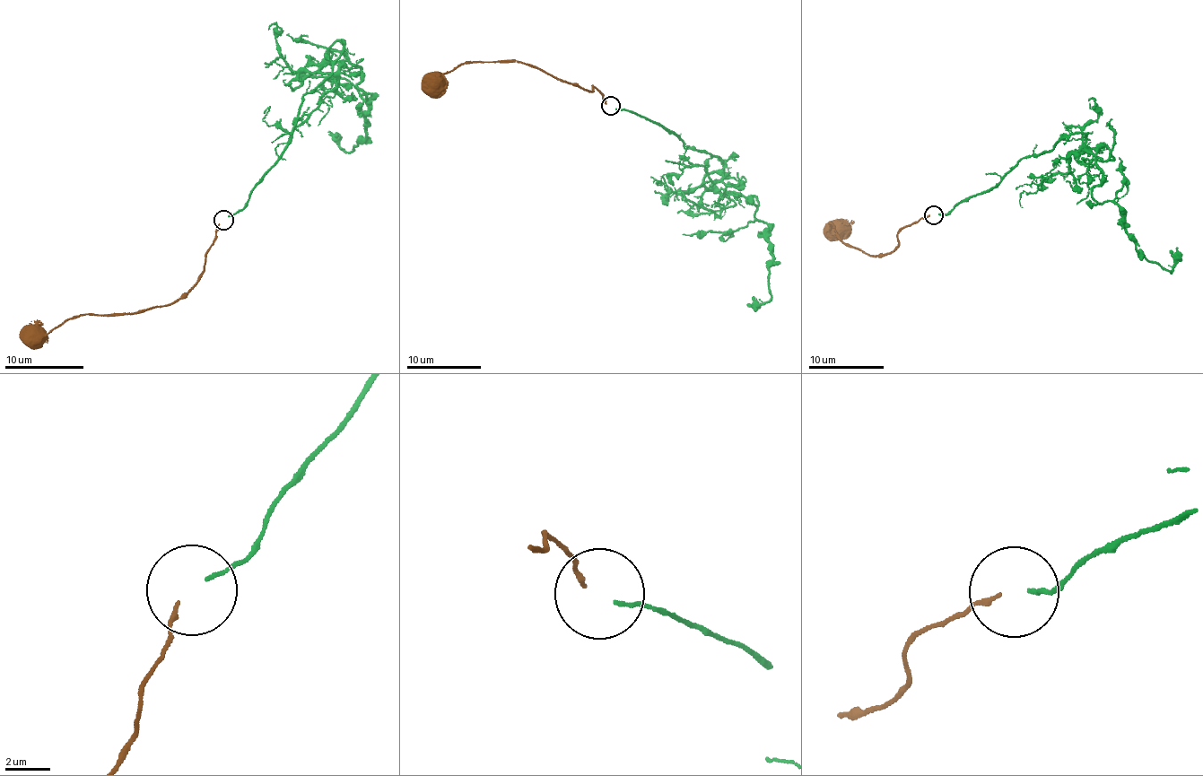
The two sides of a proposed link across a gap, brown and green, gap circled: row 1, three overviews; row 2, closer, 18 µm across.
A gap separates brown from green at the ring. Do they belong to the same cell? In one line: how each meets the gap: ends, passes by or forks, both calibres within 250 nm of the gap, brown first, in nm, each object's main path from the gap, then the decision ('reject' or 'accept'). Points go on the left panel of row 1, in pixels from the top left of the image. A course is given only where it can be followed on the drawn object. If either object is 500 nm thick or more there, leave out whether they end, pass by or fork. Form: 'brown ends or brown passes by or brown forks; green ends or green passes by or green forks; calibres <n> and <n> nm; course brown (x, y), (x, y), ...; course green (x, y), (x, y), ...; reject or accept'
brown ends; green ends; calibres 220 and 170 nm; course brown (218, 223), (217, 236), (205, 257), (204, 272), (172, 304), (126, 314), (70, 318), (41, 340), (21, 339); course green (229, 217), (270, 170), (343, 40), (328, 58), (360, 69), (361, 96), (372, 95), (353, 149), (328, 131); accept

